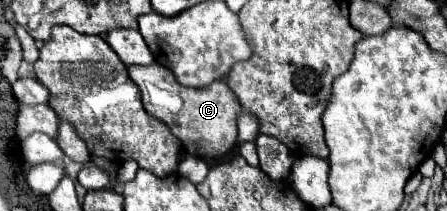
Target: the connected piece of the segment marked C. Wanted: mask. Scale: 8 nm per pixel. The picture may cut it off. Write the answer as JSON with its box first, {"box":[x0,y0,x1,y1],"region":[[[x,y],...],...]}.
{"box":[129,62,241,158],"region":[[[159,62],[149,66],[129,66],[129,78],[139,86],[143,94],[143,106],[147,114],[165,122],[169,130],[183,142],[189,154],[199,154],[207,158],[223,156],[237,142],[237,116],[241,106],[233,94],[233,90],[223,82],[215,80],[205,88],[187,88],[181,86],[173,72]]]}

